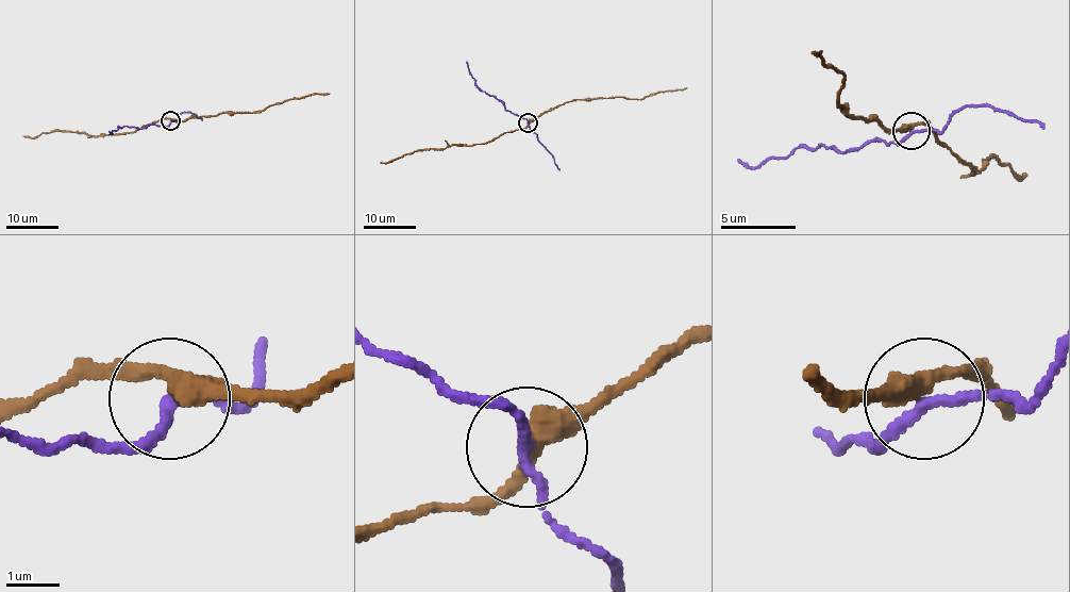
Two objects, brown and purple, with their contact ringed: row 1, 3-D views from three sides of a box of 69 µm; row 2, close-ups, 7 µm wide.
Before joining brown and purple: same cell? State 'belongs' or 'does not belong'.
does not belong

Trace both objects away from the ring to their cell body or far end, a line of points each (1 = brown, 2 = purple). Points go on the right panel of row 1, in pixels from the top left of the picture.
1: (910, 131), (888, 131), (876, 120), (847, 113), (839, 105), (843, 76), (824, 64), (817, 53), (809, 53)
2: (910, 131), (899, 143), (869, 138), (851, 150), (799, 146), (757, 165), (738, 158)

